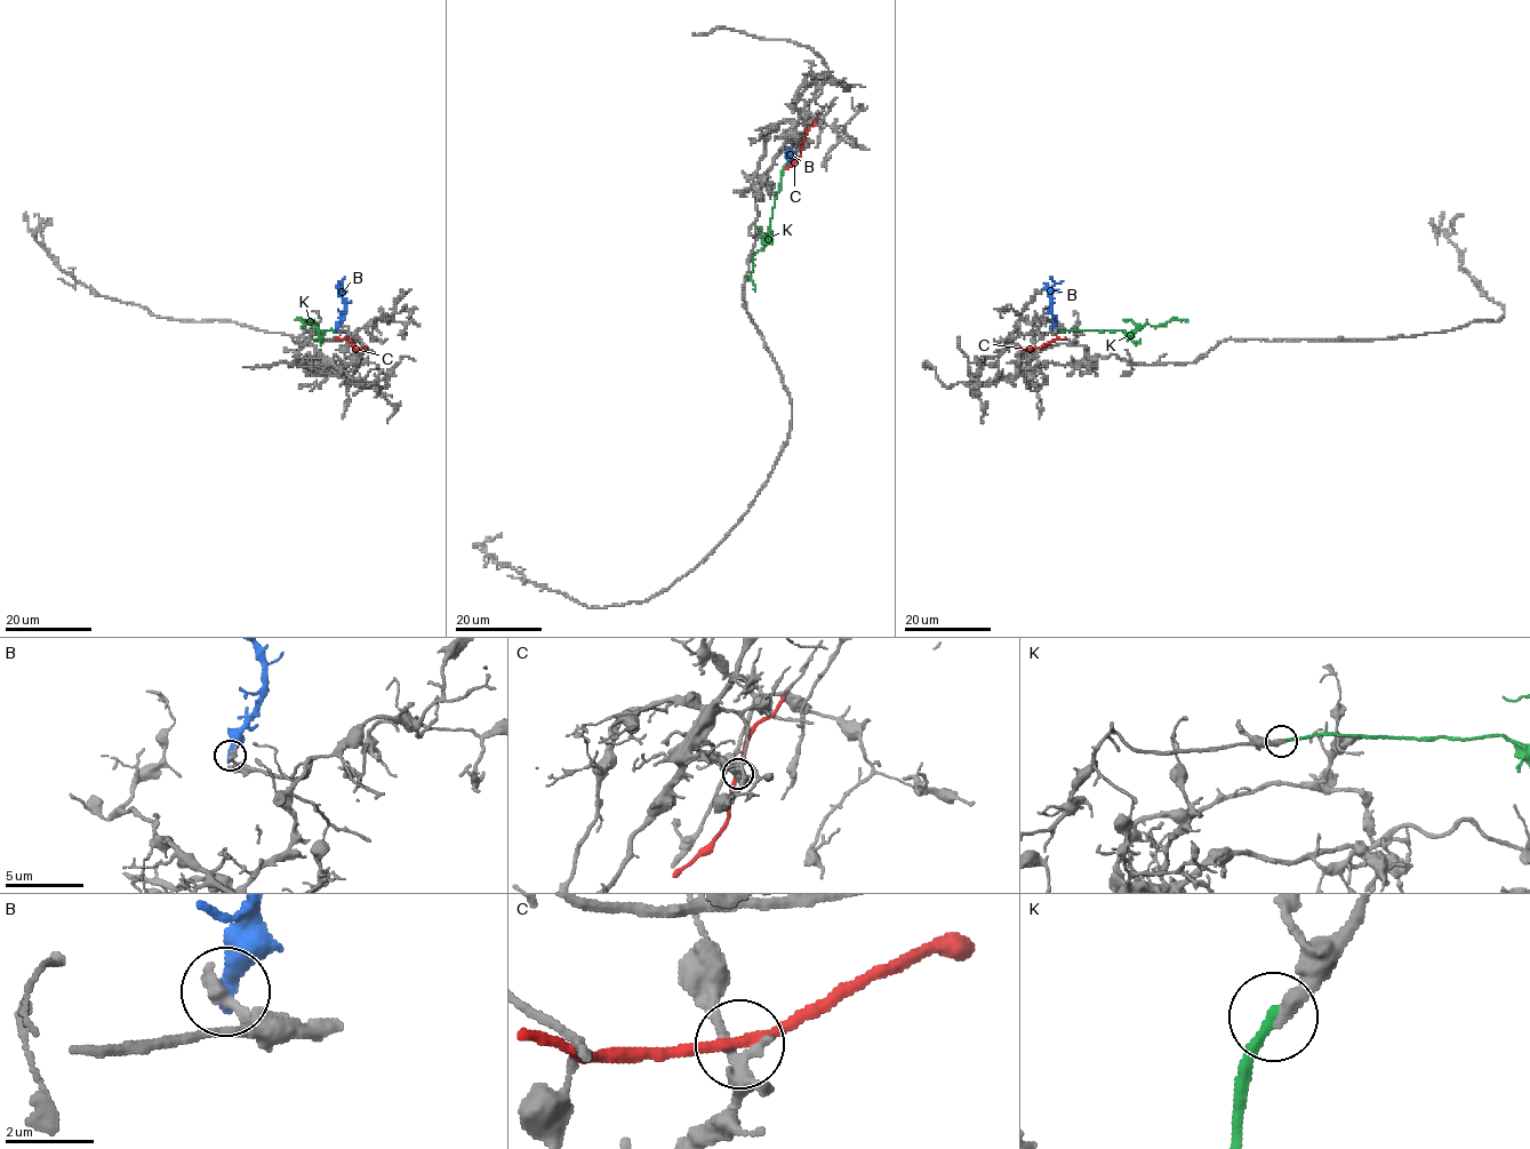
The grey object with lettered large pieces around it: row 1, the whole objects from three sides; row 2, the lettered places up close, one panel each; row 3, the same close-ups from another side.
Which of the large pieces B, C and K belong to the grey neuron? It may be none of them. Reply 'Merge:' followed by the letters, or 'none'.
Merge: K

